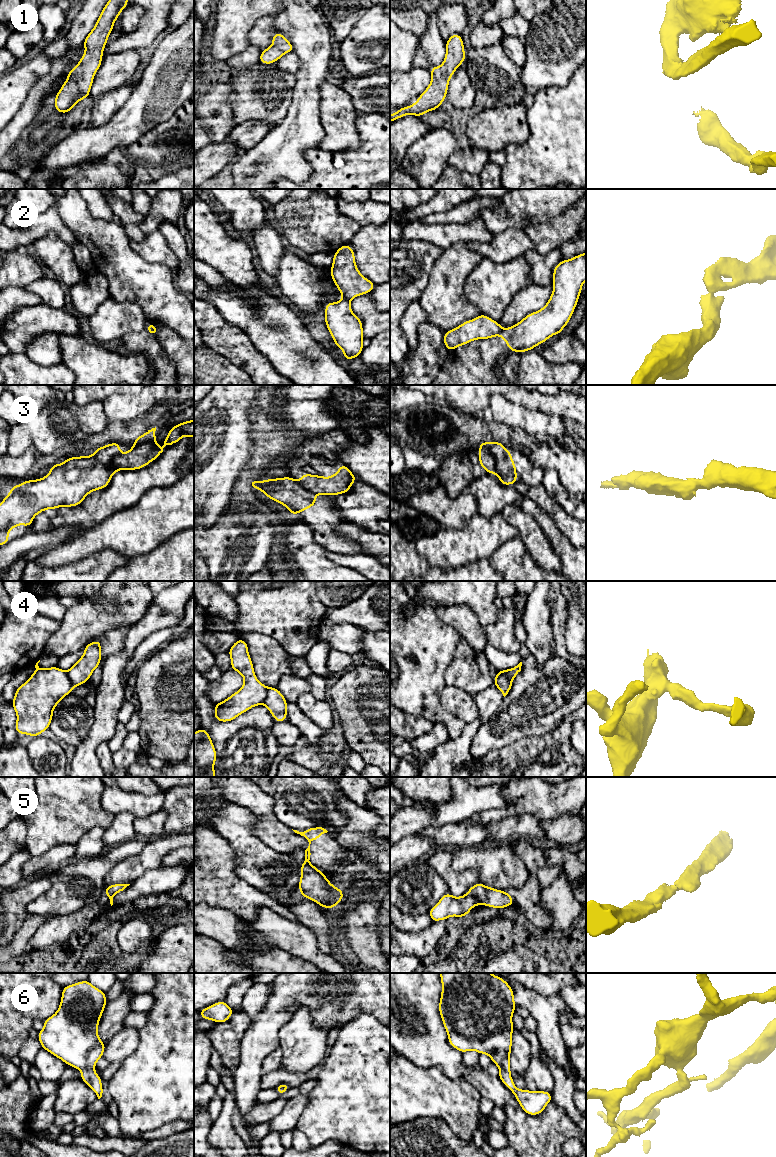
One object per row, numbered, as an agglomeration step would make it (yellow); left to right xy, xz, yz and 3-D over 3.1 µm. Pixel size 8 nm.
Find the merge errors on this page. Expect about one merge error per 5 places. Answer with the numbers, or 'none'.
2, 3, 4, 5

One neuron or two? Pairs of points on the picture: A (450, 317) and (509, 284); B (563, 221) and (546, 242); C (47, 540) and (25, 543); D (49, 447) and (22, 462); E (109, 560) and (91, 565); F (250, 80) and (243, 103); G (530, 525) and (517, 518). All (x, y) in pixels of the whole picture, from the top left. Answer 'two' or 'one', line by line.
A: two
B: one
C: one
D: two
E: one
F: one
G: one

